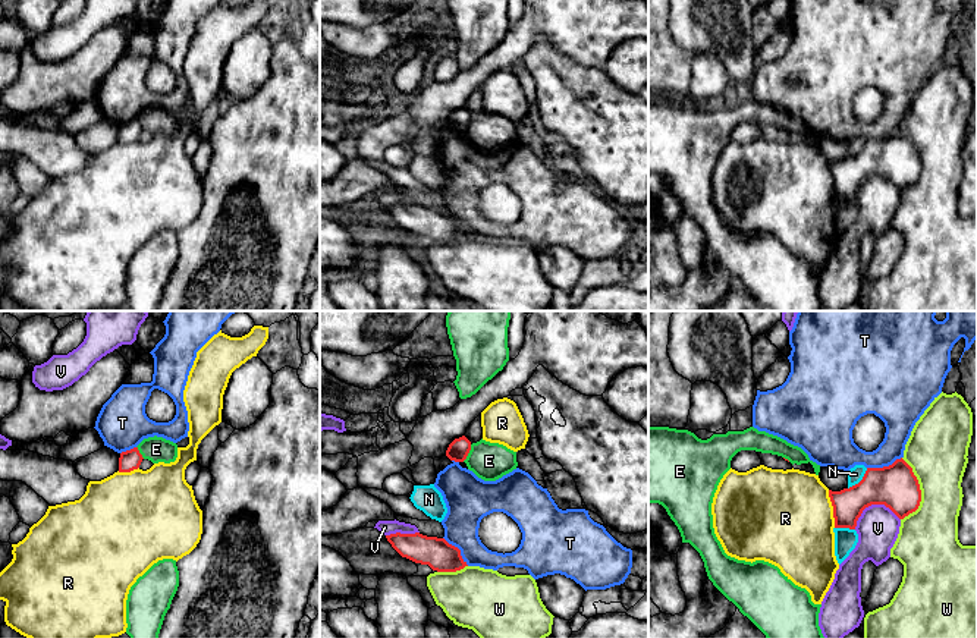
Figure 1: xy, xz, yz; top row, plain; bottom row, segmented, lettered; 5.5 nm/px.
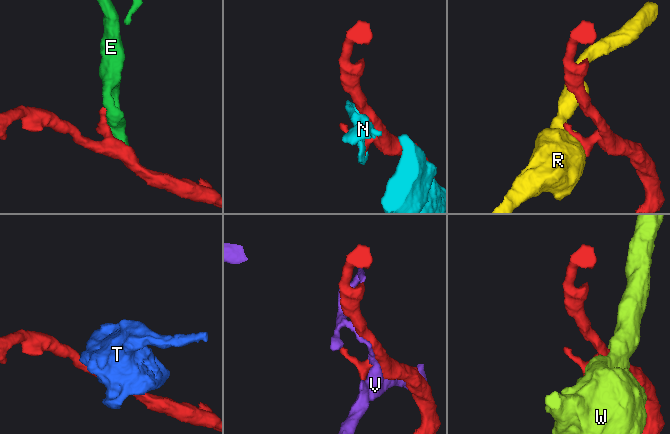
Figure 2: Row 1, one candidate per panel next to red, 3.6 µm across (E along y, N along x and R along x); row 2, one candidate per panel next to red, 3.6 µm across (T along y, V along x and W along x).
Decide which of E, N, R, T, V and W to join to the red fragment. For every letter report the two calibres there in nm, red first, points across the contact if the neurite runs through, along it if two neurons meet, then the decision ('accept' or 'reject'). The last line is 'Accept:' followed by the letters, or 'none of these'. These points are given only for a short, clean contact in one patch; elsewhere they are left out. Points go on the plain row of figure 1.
E: 120/200 nm | along xz (471, 116), (462, 132) | reject
N: 240/90 nm | reject
R: 170/480 nm | reject
T: 240/180 nm | reject
V: 240/240 nm | reject
W: 240/340 nm | reject
Accept: none of these

